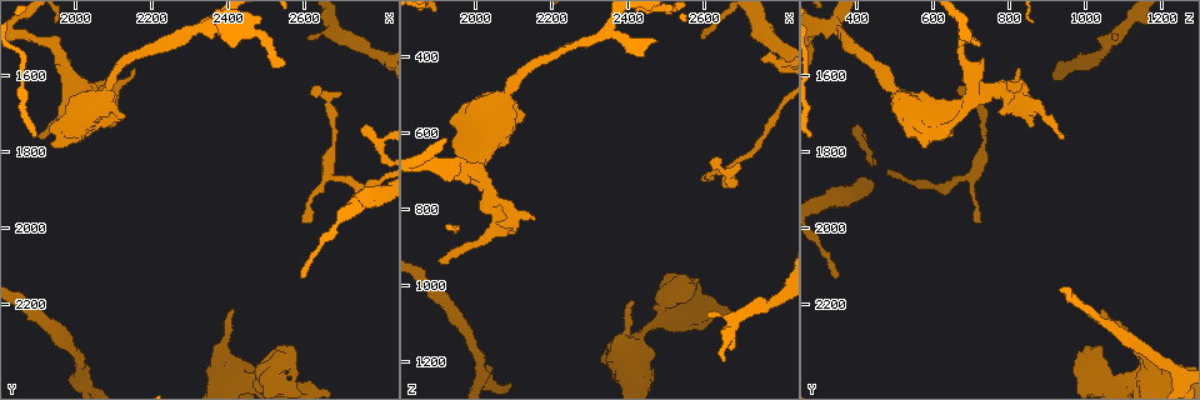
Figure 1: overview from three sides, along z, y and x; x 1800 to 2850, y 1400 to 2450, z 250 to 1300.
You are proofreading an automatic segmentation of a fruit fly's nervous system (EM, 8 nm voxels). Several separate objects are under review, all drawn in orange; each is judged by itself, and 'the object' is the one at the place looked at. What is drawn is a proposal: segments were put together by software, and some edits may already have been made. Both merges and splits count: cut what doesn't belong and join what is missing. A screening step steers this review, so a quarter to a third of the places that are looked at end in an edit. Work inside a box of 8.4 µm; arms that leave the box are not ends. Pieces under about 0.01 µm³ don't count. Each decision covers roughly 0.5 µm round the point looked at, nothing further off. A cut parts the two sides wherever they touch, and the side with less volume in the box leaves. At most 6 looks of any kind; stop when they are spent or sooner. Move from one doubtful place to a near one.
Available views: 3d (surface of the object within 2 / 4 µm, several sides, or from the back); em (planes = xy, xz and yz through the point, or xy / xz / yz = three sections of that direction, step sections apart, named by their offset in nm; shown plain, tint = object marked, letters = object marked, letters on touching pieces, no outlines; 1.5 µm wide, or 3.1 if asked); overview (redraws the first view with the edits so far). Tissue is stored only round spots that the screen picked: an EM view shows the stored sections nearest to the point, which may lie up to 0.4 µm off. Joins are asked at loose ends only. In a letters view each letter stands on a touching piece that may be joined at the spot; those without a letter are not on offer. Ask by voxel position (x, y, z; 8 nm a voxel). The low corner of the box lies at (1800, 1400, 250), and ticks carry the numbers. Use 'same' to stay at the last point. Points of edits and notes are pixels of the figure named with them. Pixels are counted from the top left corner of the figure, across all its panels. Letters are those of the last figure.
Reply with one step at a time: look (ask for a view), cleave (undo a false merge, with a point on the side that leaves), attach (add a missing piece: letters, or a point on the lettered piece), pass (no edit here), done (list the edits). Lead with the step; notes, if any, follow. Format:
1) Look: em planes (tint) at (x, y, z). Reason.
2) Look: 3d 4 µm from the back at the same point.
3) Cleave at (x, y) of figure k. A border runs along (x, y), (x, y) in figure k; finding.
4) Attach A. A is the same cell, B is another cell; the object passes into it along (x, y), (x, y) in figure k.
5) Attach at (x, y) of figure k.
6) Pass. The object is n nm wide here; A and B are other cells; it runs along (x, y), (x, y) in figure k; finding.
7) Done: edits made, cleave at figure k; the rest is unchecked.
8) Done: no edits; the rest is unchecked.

Look: em 3.1 µm planes (letters) at (2675, 1735, 735). Narrows sharply.

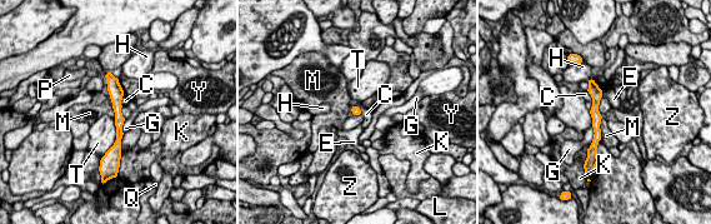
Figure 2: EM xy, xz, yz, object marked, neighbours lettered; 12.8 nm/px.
Pass. C, E, G, H, K, L, M, P, Q, T, Y and Z are other cells; a border runs along (602, 96), (599, 104), (601, 117) in figure 2; all the same cell.

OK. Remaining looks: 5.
Look: em planes (letters) at (2595, 1980, 720). An open end.

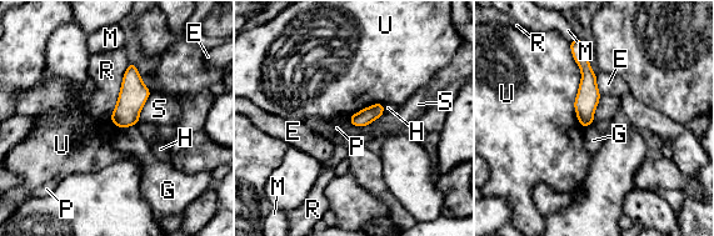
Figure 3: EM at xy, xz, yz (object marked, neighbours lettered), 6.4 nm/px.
Pass. E, G, H, M, P, R, S and U are other cells; a border runs along (129, 64), (118, 103), (109, 119) in figure 3; no lettered piece goes on from it.

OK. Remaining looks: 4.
Look: em yz step 8 (letters) at (2335, 1470, 330). Three-way junction.

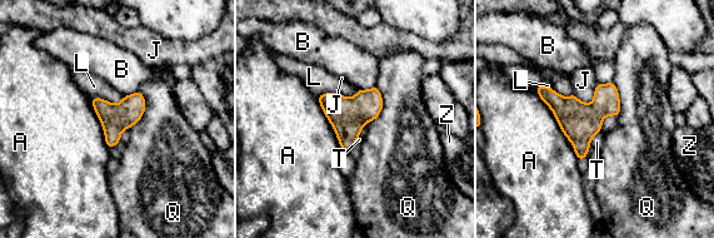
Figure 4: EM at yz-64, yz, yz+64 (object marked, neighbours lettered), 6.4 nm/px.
Look: em planes (letters) at the same point.

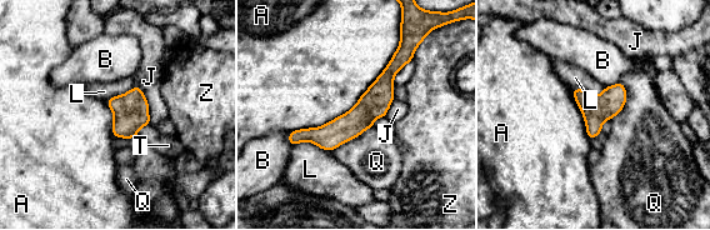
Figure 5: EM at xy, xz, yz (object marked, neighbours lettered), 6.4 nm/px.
Pass. The object is 190 nm wide here; A, B, J, L, Q, T and Z are other cells; a border runs along (400, 35), (349, 110), (289, 133) in figure 5; all the same cell.

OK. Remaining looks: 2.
Done: no edits; the rest is unchecked.

